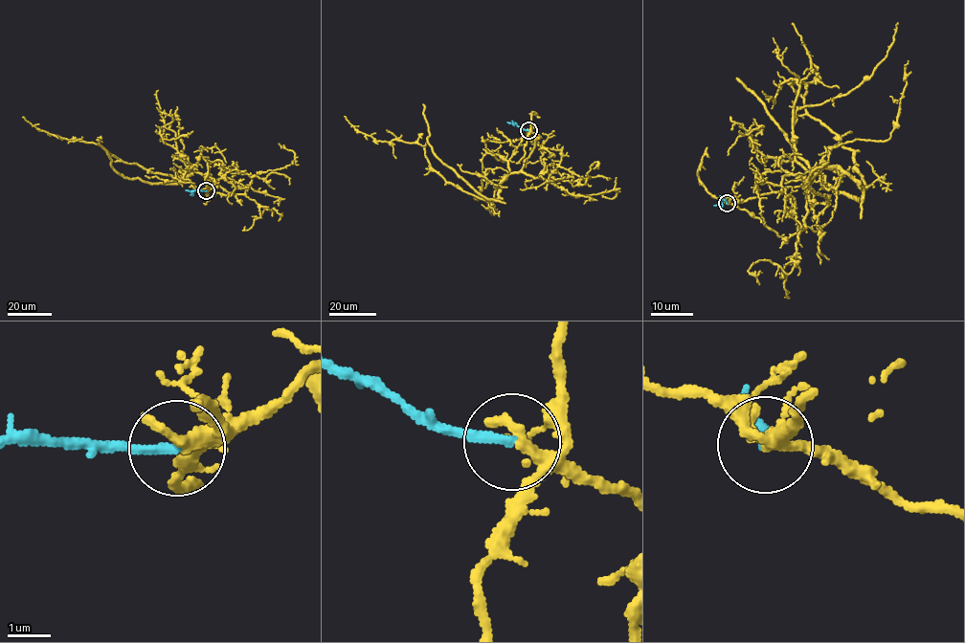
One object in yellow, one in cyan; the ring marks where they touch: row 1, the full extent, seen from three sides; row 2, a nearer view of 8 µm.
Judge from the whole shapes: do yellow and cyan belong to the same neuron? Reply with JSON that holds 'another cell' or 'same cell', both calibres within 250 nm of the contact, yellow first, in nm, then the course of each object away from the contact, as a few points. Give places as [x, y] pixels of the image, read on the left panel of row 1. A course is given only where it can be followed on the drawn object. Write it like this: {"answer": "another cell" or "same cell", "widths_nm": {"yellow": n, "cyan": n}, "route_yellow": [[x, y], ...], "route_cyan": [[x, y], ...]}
{"answer": "same cell", "widths_nm": {"yellow": 240, "cyan": 220}, "route_yellow": [[207, 190], [213, 182], [191, 167], [186, 176], [156, 173], [123, 162], [98, 144], [48, 133], [22, 117]], "route_cyan": [[206, 190], [193, 190], [190, 195]]}

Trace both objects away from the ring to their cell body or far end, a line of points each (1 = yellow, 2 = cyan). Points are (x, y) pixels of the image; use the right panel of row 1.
1: (727, 203), (804, 186), (823, 168), (867, 188), (852, 151), (804, 104), (817, 75), (793, 23)
2: (727, 203), (720, 200), (721, 208), (714, 206)

